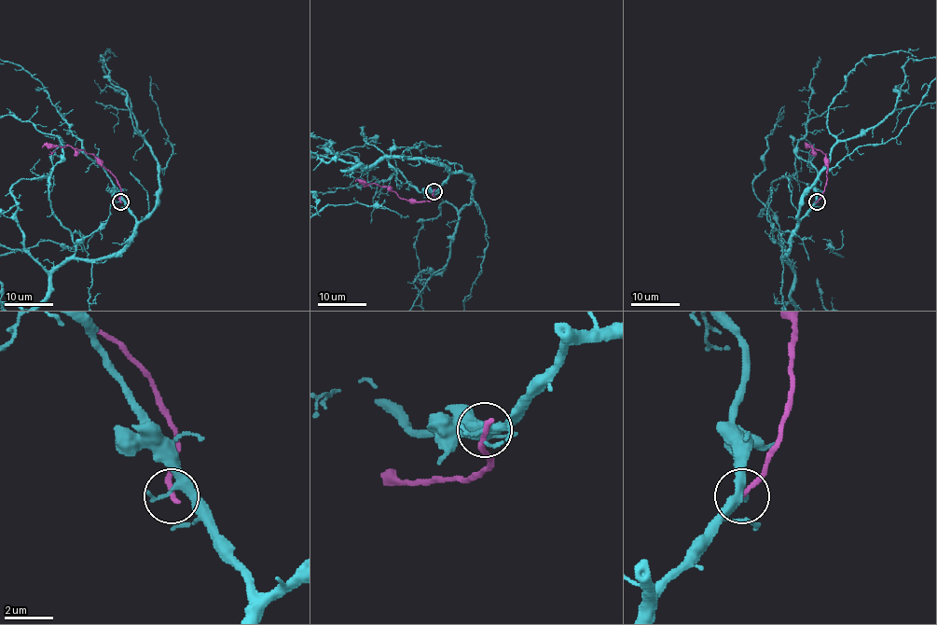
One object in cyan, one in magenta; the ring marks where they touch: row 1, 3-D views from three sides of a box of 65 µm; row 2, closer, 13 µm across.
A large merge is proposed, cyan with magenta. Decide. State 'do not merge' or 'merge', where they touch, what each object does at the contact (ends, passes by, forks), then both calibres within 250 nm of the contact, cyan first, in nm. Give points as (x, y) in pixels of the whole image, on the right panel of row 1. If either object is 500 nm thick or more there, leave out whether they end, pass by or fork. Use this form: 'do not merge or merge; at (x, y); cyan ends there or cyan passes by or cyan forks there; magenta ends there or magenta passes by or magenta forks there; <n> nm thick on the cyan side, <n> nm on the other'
do not merge; at (817, 201); cyan passes by; magenta ends there; 240 nm thick on the cyan side, 240 nm on the other

